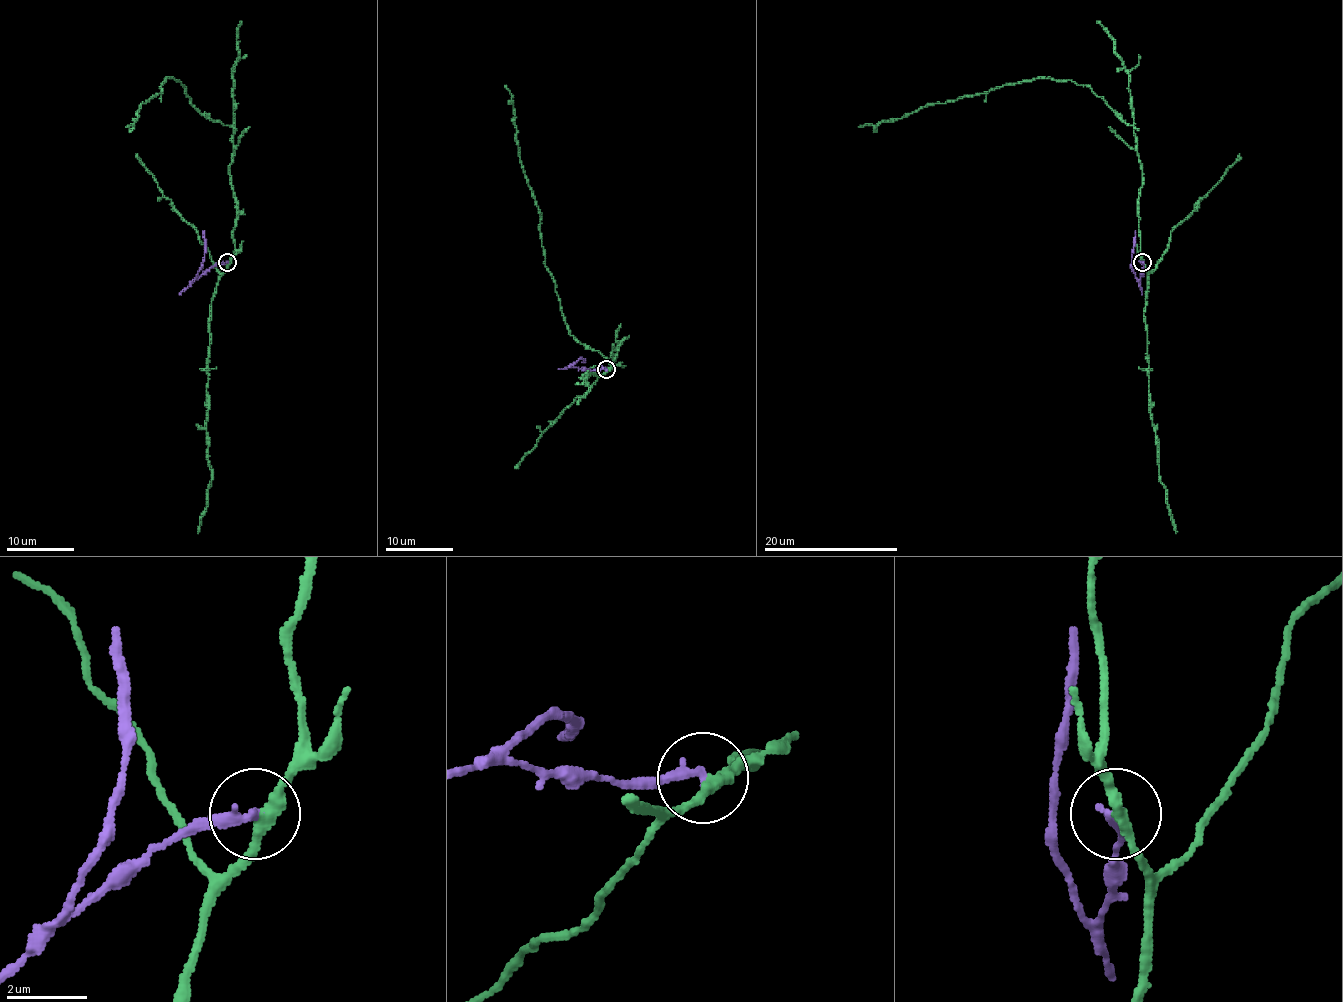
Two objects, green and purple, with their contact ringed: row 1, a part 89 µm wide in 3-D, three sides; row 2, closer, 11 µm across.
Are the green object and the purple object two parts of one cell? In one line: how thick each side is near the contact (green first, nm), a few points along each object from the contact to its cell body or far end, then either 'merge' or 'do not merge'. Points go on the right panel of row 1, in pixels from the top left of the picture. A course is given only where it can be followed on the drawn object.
280/260 nm | green via (1144, 263), (1138, 197), (1142, 164), (1133, 128), (1086, 85), (1033, 78), (920, 107), (900, 118), (858, 127) | purple via (1142, 263), (1138, 279), (1132, 269), (1135, 231) | do not merge

